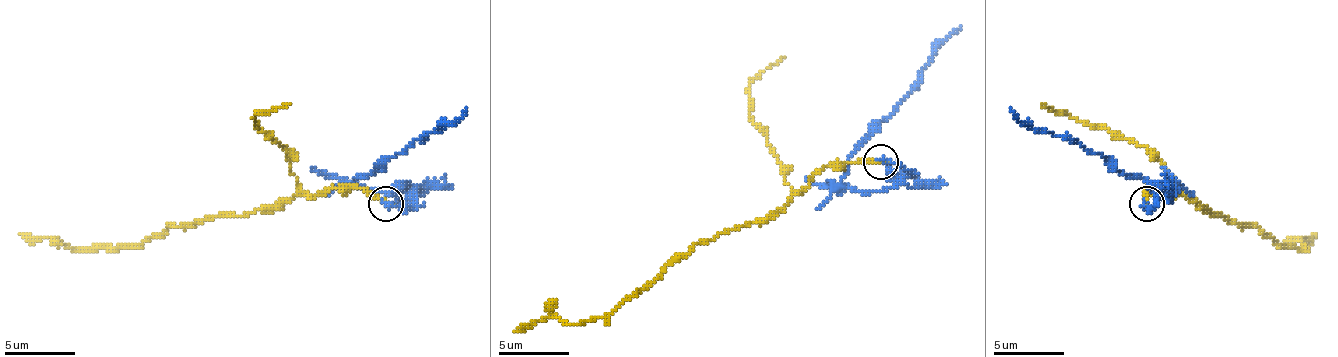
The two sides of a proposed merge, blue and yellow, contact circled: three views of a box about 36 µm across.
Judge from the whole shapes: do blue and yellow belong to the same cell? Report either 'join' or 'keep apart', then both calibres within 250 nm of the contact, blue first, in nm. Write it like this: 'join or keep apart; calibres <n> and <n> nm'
keep apart; calibres 260 and 120 nm

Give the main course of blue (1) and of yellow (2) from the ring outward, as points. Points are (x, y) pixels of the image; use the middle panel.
1: (879, 159), (901, 163), (908, 173), (879, 191), (851, 191), (841, 180), (848, 156), (911, 89), (960, 26)
2: (879, 163), (823, 166), (781, 208), (735, 229), (700, 240), (609, 314), (563, 324), (546, 317), (514, 331)

